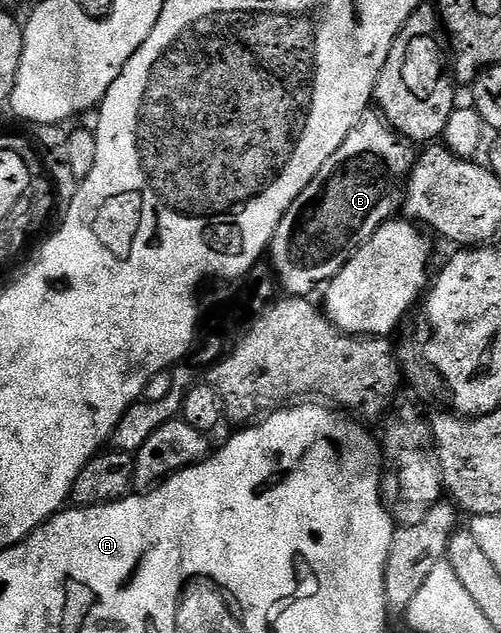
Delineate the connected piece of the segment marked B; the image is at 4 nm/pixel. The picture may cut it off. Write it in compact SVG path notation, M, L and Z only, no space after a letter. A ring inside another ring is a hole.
M377 111L363 112L356 126L352 126L348 138L344 138L340 150L336 150L336 154L332 154L332 158L328 158L324 166L320 166L316 178L312 178L312 182L304 186L296 202L288 206L288 210L282 215L280 226L270 239L268 260L274 263L273 275L277 283L281 287L283 284L289 295L306 298L311 295L313 288L321 289L368 242L368 238L376 234L378 227L399 211L404 199L404 185L412 167L412 152L410 156L405 147L409 148Z

